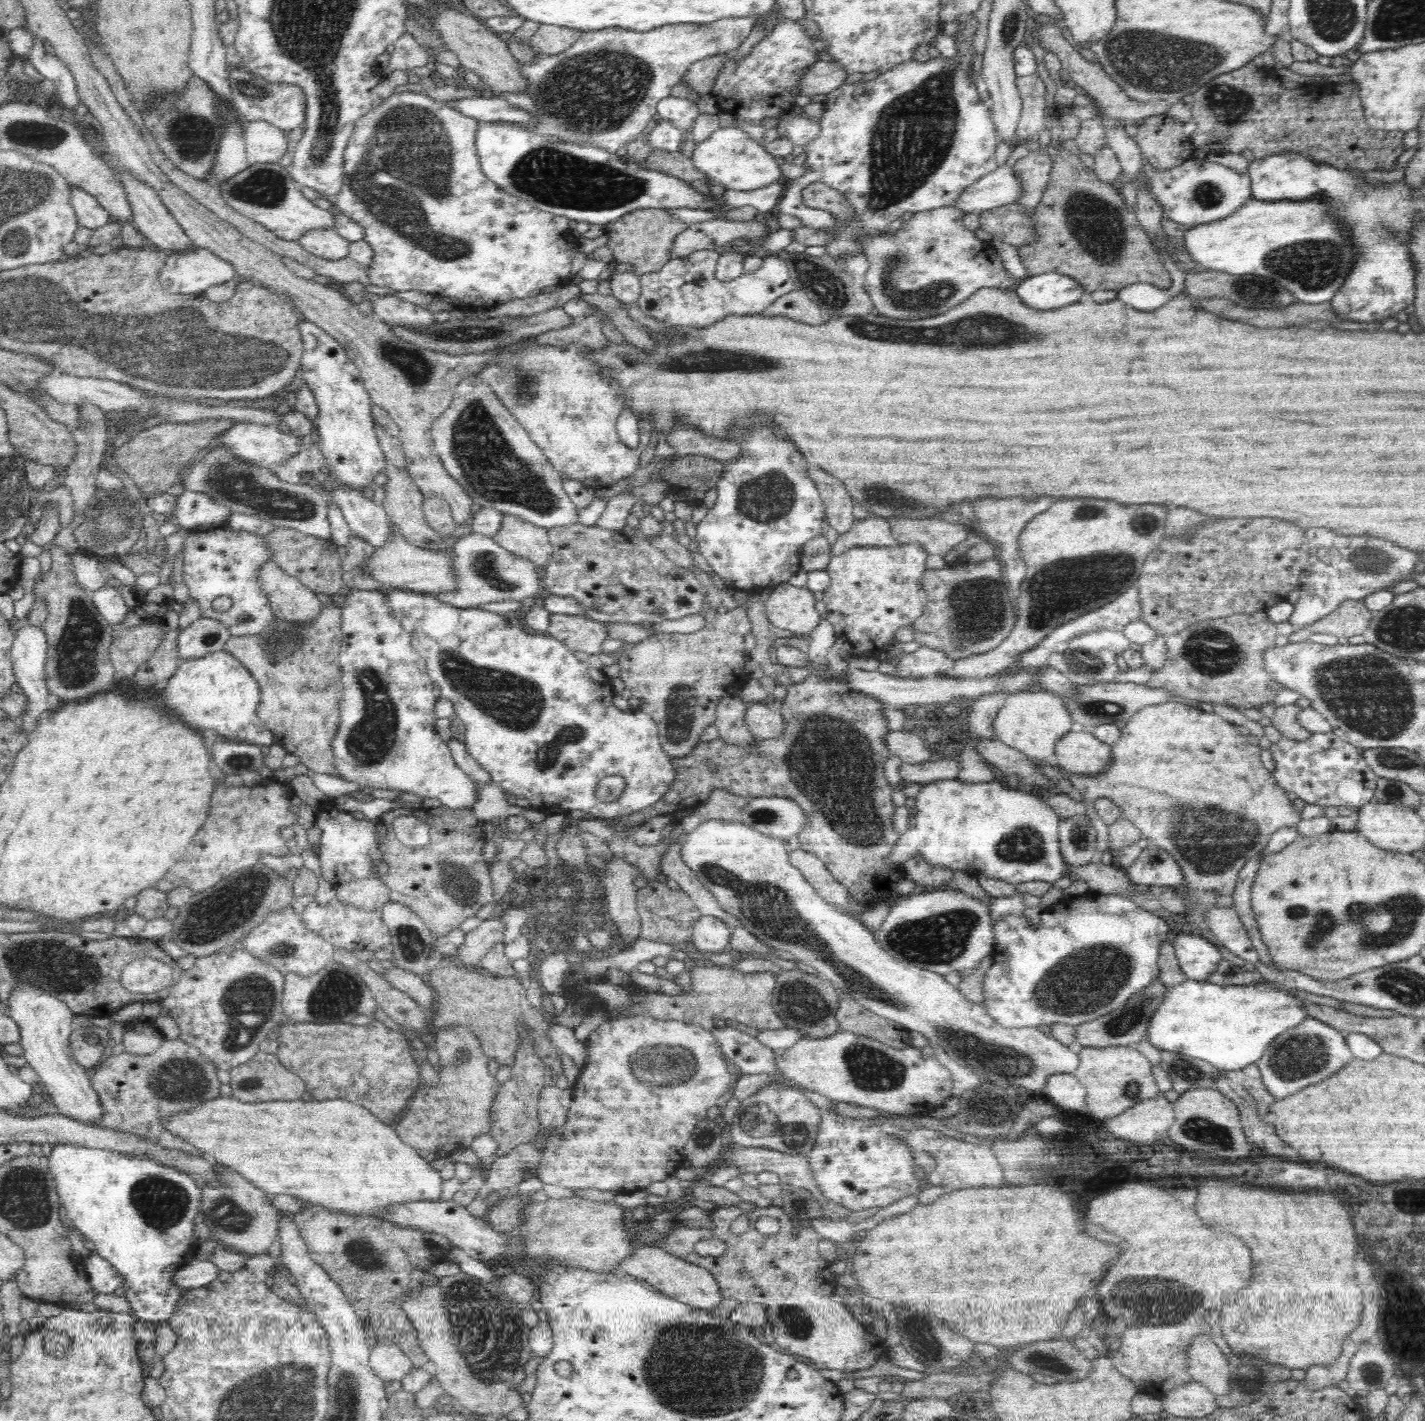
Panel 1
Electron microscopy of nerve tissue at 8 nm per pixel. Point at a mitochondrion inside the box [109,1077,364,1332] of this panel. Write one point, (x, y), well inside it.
(161, 1203)

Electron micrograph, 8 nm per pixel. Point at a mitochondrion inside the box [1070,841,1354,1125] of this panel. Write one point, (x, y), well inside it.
(1297, 1057)

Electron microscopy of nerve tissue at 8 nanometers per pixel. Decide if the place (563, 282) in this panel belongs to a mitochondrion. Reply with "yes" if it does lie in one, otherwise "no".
no

